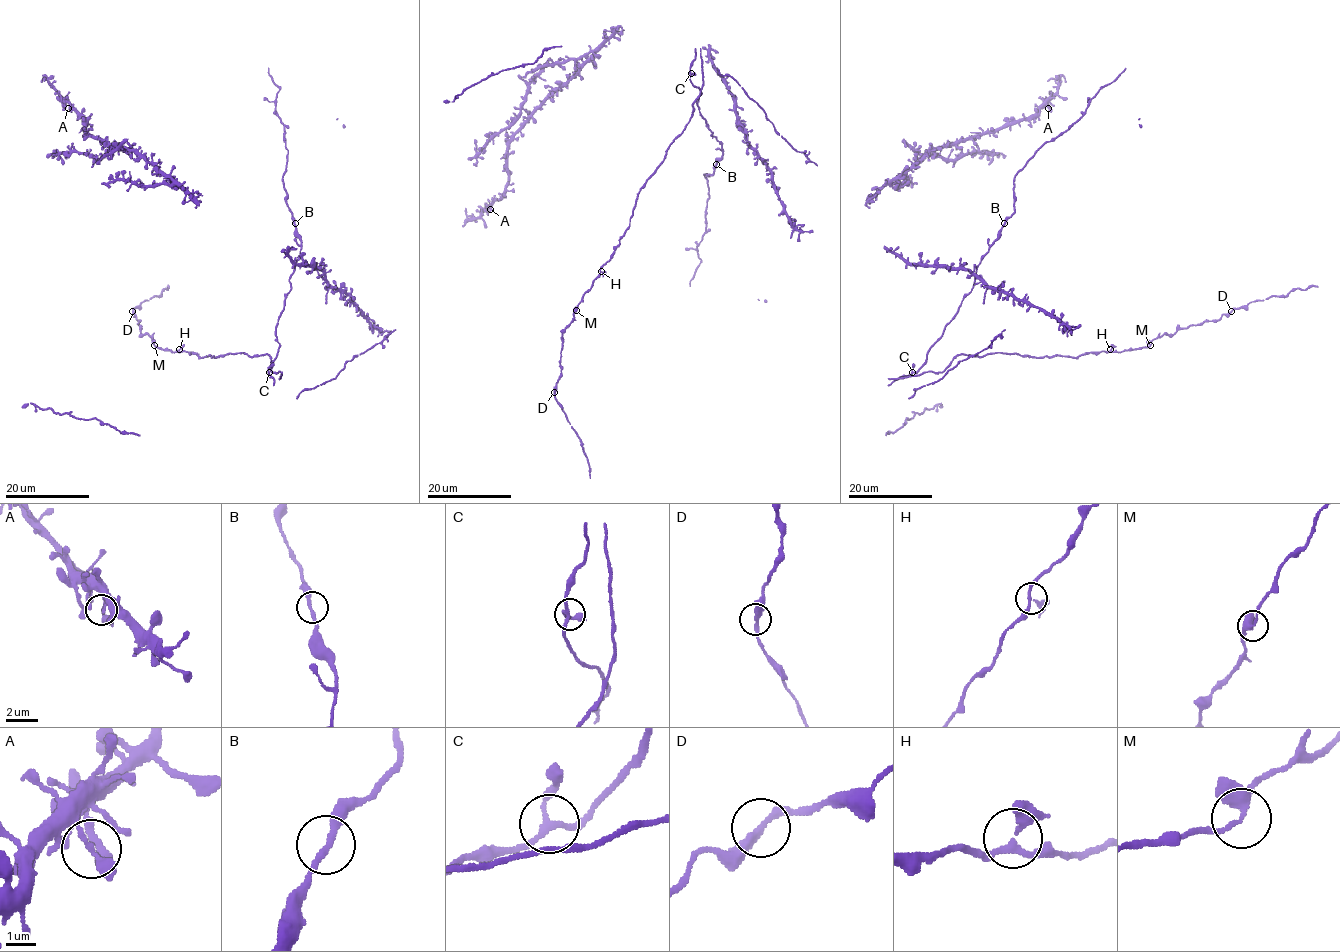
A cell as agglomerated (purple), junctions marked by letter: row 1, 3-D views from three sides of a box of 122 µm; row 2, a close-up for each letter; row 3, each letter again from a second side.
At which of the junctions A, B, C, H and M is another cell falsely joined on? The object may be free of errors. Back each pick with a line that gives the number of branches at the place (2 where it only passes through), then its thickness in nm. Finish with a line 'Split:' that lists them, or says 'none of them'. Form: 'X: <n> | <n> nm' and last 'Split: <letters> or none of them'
Split: none of them

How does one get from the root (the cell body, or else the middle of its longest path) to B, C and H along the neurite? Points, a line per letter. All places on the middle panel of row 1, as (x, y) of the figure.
B: (697, 104), (711, 135), (721, 144), (722, 156), (716, 164)
C: (697, 104), (700, 90), (691, 82), (691, 73)
H: (697, 104), (690, 64), (700, 56), (692, 116), (600, 271)

